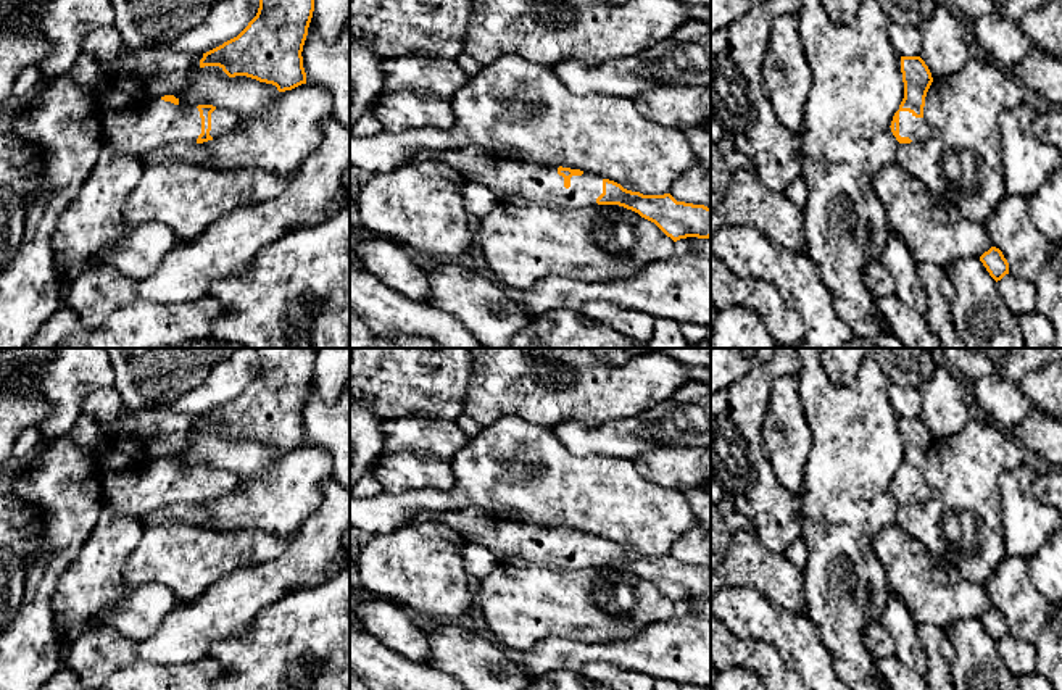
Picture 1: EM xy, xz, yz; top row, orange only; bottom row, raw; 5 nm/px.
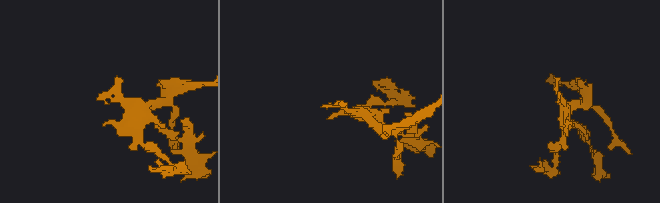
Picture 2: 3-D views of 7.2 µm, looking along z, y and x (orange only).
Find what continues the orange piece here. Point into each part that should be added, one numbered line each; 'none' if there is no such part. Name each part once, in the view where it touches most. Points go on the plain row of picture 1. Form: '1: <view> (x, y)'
1: yz (917, 490)

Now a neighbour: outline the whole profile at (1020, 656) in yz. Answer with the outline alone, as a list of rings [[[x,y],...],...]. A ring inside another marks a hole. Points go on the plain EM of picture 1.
[[[1009,634],[998,642],[998,650],[1006,666],[1017,679],[1036,671],[1038,656],[1035,643],[1023,642]]]

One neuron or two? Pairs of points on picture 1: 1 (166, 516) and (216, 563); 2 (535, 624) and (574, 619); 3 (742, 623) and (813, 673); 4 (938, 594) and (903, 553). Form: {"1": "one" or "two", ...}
{"1": "two", "2": "one", "3": "one", "4": "one"}

